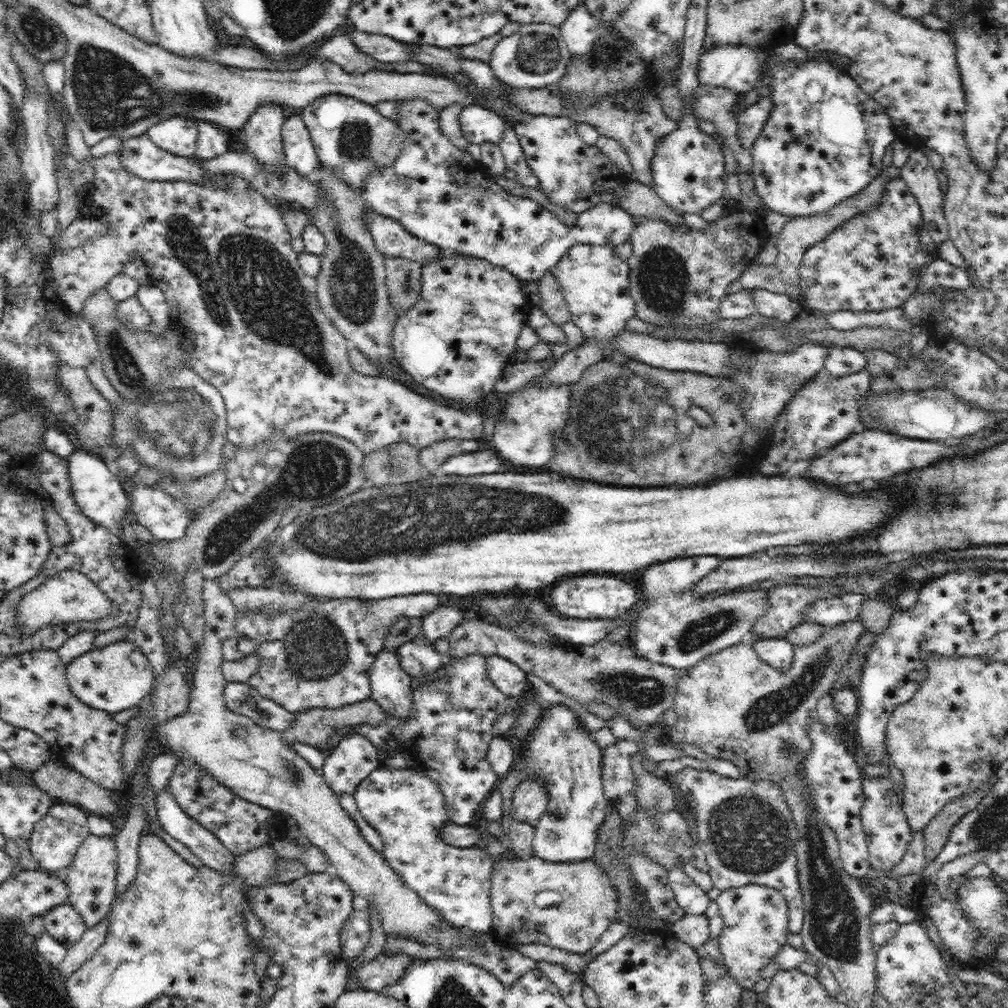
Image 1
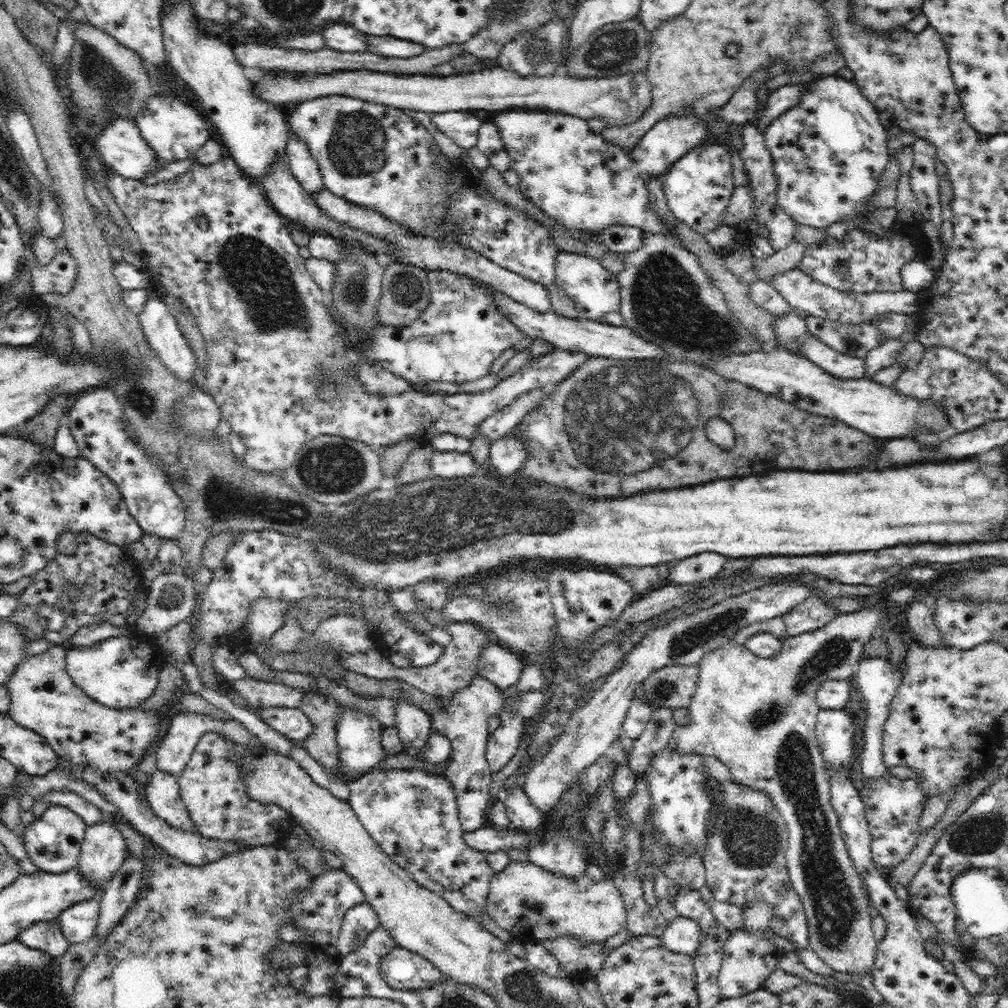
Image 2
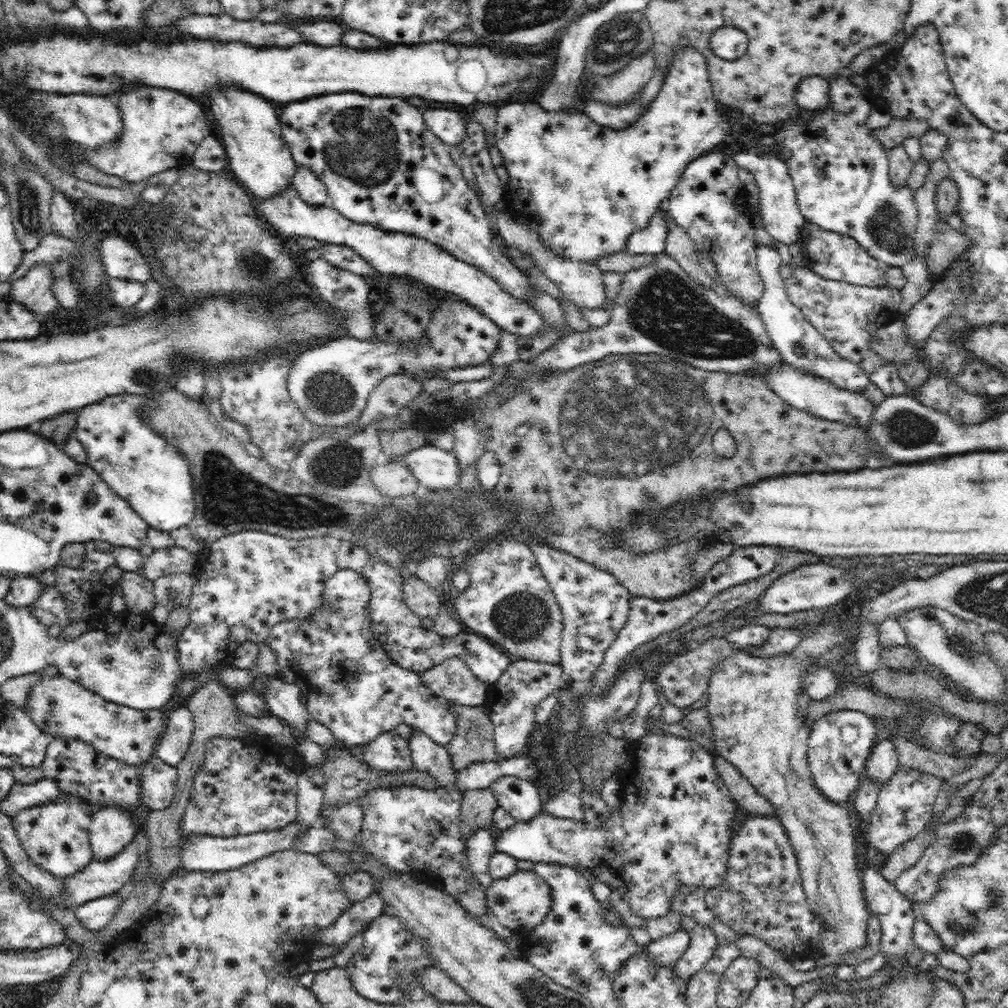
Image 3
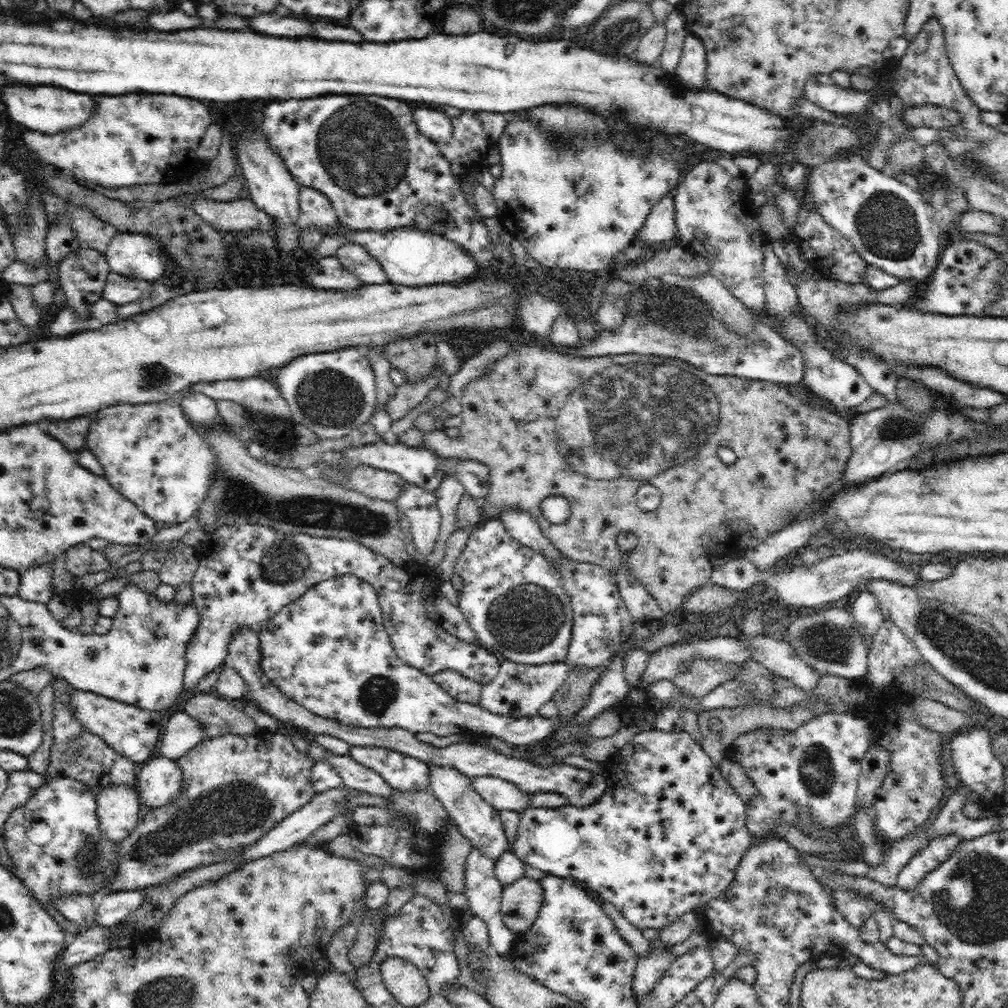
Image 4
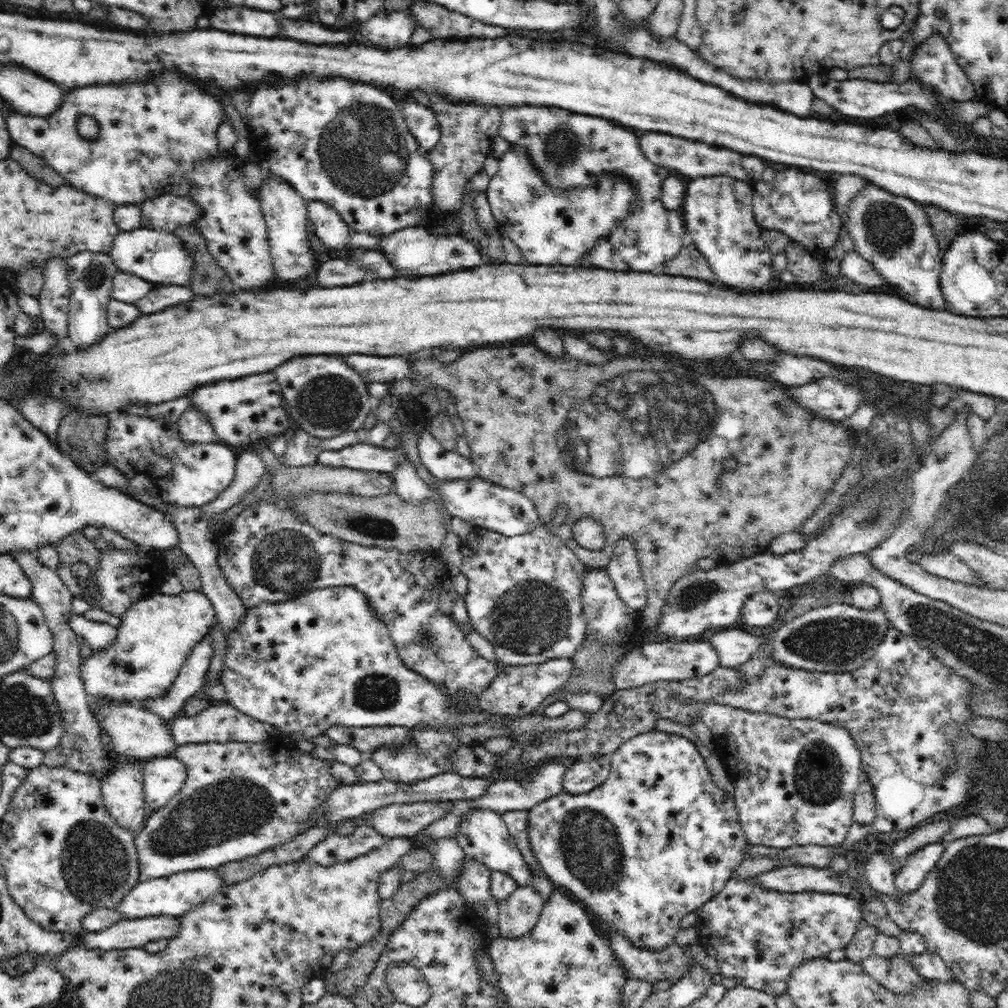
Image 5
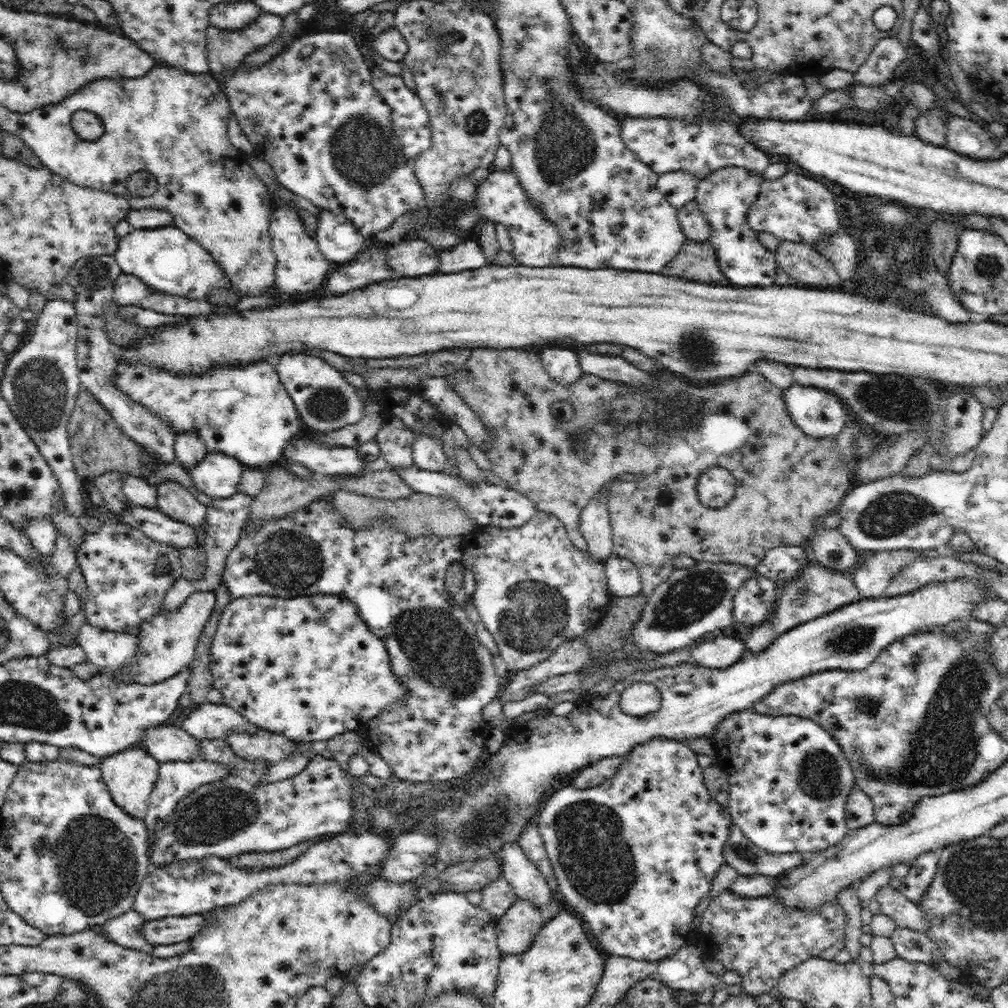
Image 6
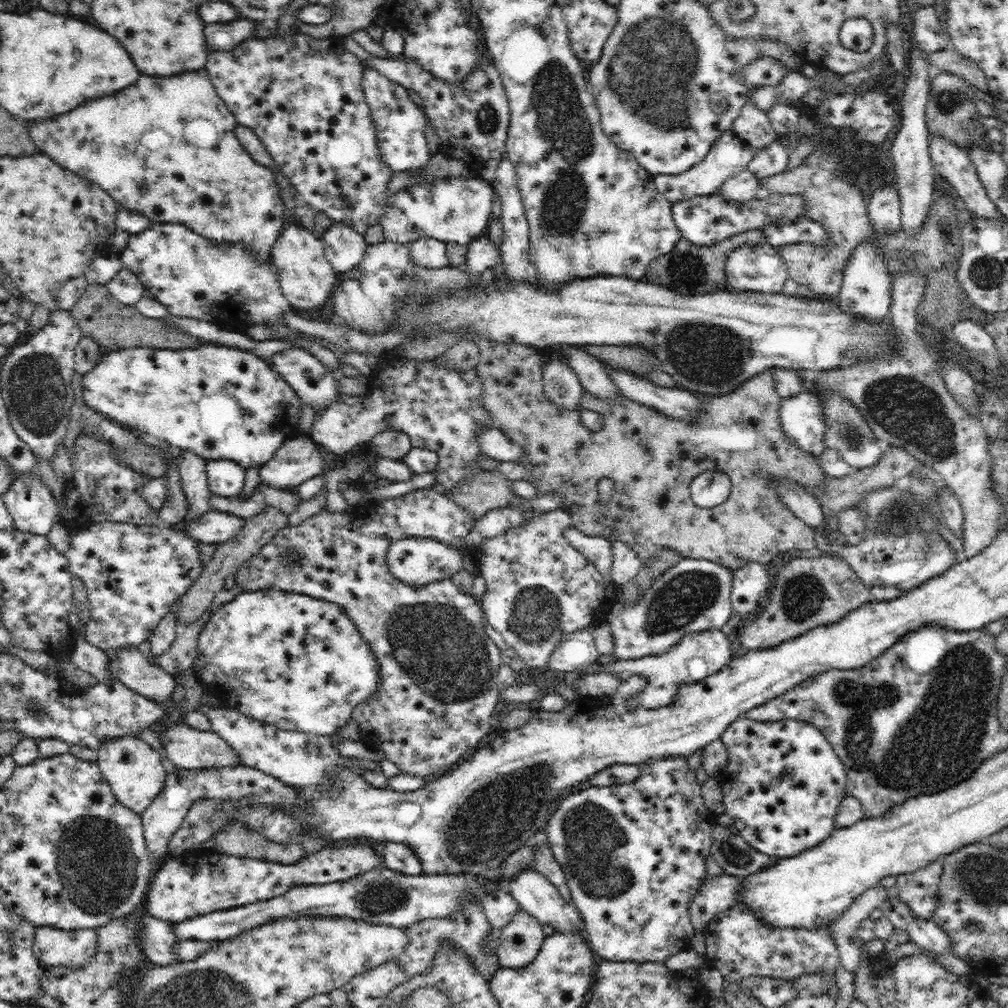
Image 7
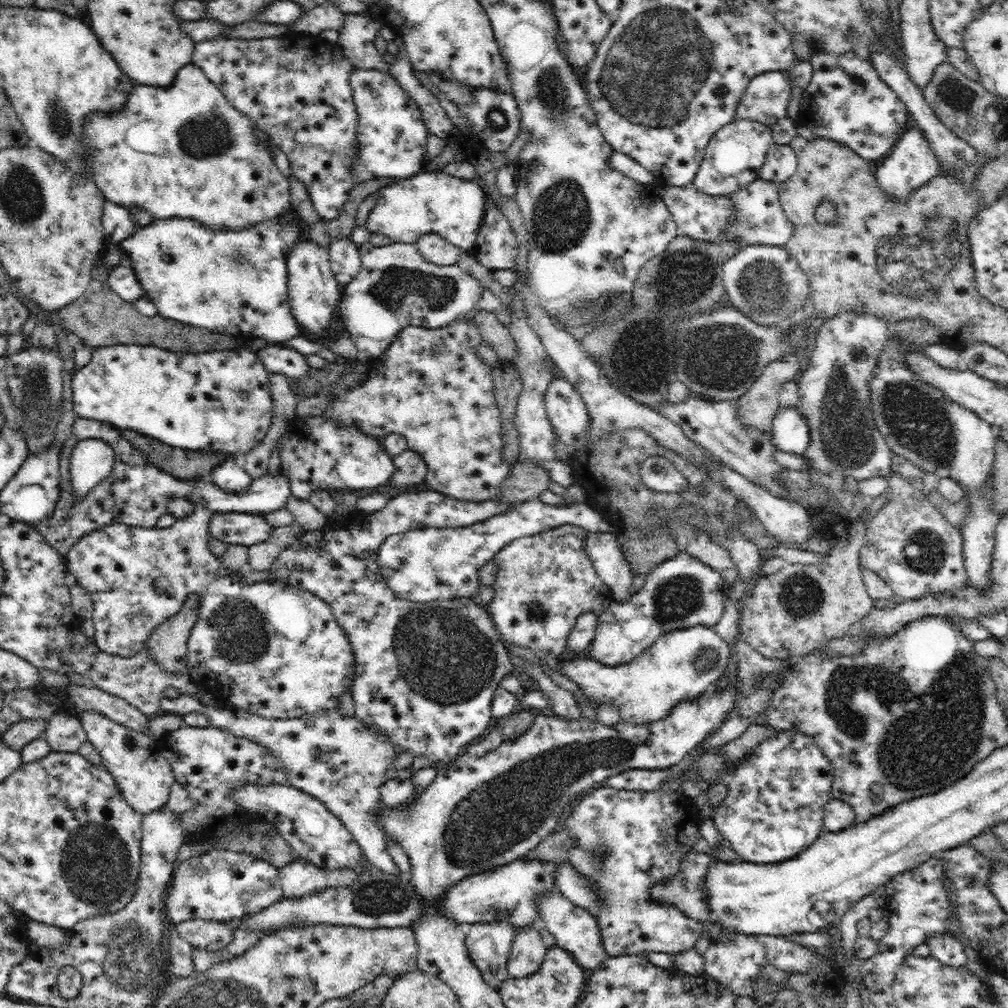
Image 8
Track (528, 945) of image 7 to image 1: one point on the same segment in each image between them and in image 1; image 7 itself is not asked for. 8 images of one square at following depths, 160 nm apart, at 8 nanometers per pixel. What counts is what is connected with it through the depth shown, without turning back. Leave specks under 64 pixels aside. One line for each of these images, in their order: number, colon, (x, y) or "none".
1: (589, 901)
2: (531, 902)
3: (520, 902)
4: (521, 901)
5: (518, 914)
6: (517, 928)

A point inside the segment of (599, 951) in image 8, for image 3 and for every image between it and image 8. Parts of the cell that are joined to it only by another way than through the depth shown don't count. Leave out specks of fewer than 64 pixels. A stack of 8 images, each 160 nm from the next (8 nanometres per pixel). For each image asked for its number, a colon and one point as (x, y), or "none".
3: (427, 756)
4: (475, 818)
5: (484, 837)
6: (528, 882)
7: (536, 895)

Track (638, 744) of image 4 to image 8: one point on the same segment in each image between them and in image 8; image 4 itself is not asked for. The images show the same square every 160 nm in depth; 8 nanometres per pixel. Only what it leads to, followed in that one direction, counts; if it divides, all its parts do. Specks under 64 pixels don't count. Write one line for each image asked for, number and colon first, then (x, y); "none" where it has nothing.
5: (658, 839)
6: (638, 894)
7: (634, 855)
8: (625, 842)

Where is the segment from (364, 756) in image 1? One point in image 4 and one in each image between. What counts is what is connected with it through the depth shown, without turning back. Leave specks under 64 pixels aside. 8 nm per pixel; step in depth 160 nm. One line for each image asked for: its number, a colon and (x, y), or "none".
2: (358, 735)
3: (348, 683)
4: (329, 651)

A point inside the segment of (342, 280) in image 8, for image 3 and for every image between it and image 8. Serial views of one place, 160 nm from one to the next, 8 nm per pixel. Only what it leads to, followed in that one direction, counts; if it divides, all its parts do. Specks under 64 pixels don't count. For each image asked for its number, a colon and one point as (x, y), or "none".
3: (308, 186)
4: (315, 209)
5: (330, 228)
6: (339, 241)
7: (344, 247)

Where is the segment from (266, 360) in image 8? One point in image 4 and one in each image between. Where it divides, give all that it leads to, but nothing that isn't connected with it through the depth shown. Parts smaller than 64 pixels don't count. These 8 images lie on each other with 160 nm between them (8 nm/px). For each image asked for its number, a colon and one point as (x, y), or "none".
4: (332, 393)
5: (323, 395)
6: (325, 401)
7: (314, 383)

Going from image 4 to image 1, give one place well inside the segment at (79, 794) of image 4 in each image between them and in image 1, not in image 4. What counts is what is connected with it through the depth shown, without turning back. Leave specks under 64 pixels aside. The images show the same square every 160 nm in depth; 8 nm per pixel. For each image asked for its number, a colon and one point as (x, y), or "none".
1: (54, 841)
2: (53, 841)
3: (55, 835)

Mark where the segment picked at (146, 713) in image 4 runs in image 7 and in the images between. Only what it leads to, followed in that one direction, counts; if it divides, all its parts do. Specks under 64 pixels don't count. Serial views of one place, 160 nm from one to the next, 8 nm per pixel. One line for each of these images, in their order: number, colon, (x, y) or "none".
5: (138, 734)
6: (166, 742)
7: (187, 748)

